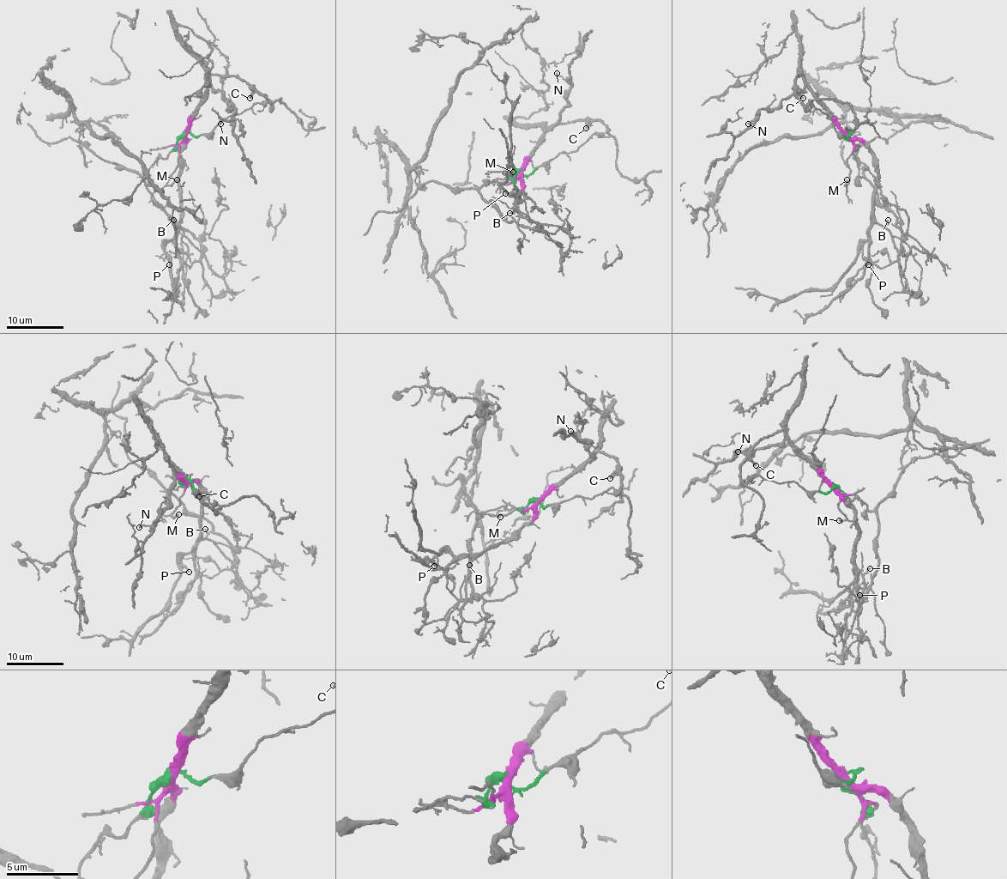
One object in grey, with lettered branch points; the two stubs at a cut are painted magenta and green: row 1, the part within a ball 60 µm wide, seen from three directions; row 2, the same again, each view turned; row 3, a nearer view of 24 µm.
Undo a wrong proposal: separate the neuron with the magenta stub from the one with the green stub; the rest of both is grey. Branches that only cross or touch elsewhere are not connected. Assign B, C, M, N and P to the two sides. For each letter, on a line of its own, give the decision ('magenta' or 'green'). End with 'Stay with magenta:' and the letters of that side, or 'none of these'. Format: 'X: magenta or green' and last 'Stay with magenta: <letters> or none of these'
B: magenta
C: magenta
M: magenta
N: magenta
P: magenta
Stay with magenta: B, C, M, N, P

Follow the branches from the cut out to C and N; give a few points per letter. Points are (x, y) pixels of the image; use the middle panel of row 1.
C: (521, 170), (547, 127), (587, 121), (587, 129)
N: (521, 170), (539, 137), (555, 123), (568, 102), (570, 84), (556, 72)

